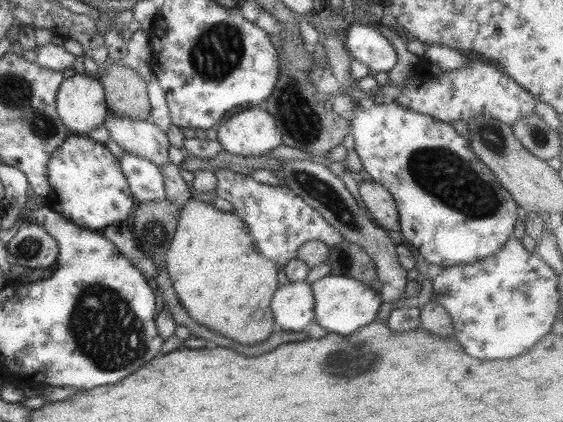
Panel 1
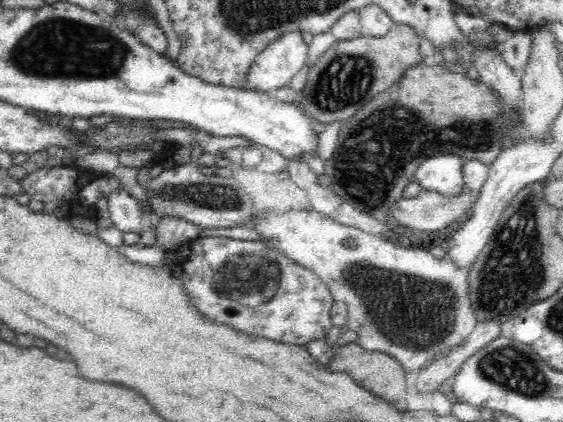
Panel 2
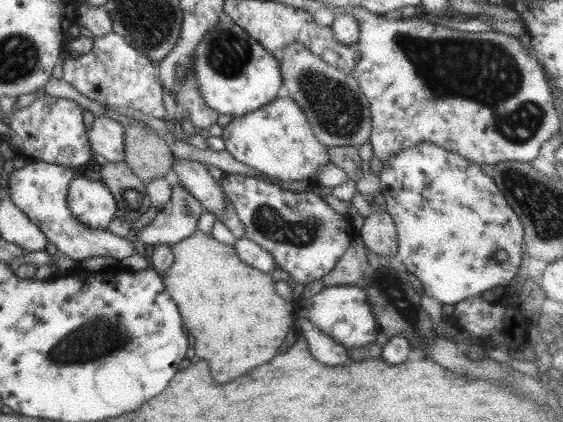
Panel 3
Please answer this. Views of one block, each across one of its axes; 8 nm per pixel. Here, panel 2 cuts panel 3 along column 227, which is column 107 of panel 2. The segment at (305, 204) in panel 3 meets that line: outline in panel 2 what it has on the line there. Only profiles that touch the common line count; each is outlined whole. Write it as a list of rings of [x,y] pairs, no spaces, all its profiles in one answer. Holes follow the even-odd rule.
[[[47,164],[43,168],[37,169],[18,180],[22,193],[30,196],[30,200],[42,202],[44,214],[60,218],[64,222],[72,222],[78,218],[95,221],[96,204],[98,198],[110,198],[110,194],[122,189],[120,179],[115,175],[102,175],[100,178],[84,176],[80,174],[80,169],[68,169],[64,166],[50,166]]]

